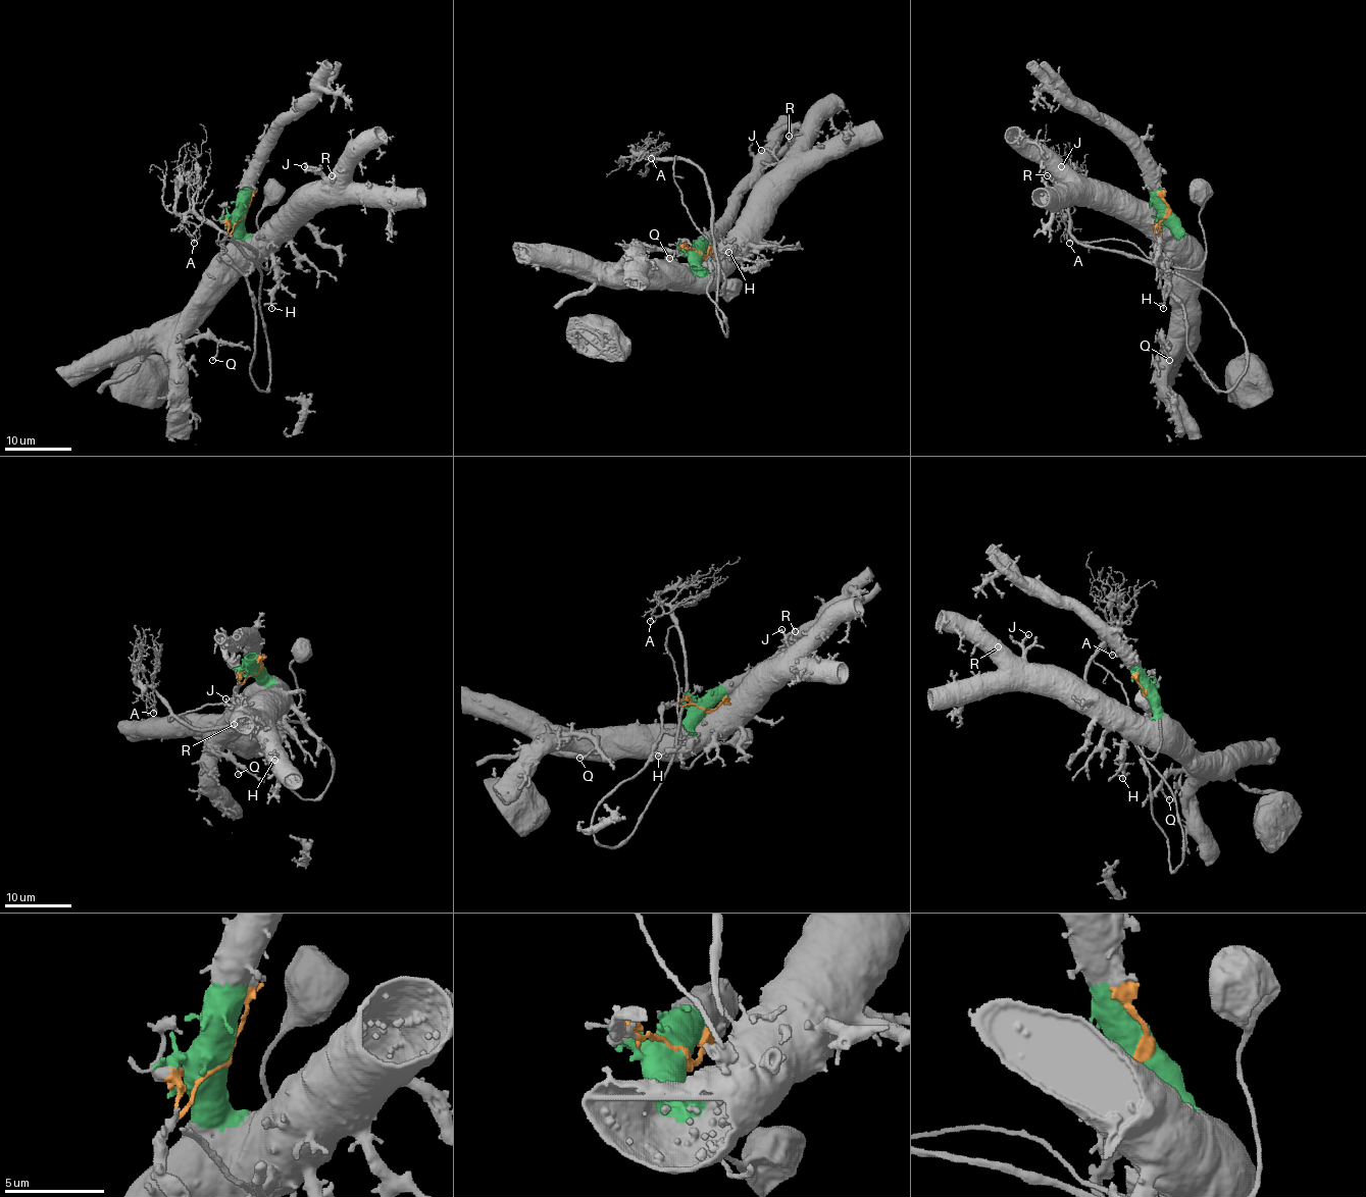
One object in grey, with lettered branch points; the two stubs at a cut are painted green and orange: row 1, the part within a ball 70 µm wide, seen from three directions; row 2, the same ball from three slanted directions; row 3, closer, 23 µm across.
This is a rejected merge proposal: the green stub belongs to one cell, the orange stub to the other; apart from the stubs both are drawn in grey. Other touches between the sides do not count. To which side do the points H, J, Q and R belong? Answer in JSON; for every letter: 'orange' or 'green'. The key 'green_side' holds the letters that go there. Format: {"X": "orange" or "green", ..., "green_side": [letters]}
{"H": "green", "J": "green", "Q": "green", "R": "green", "green_side": ["H", "J", "Q", "R"]}

